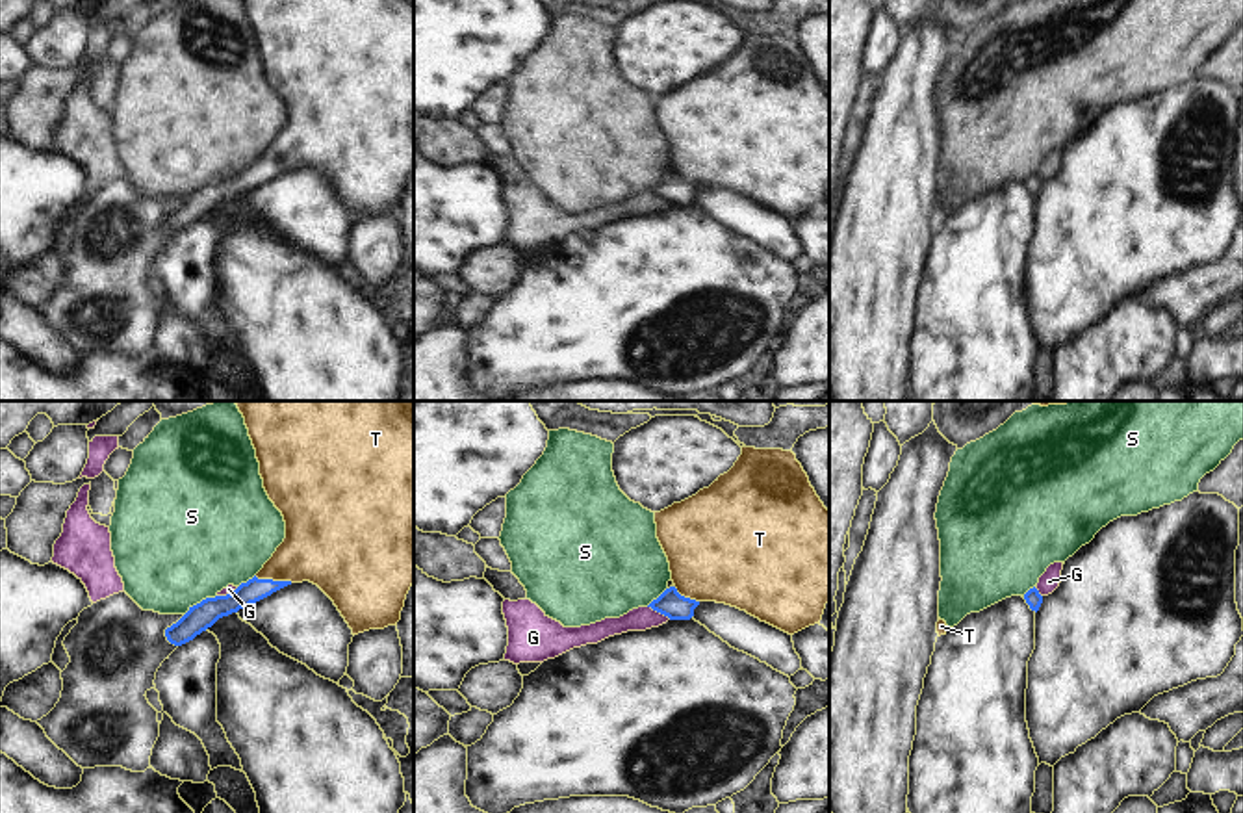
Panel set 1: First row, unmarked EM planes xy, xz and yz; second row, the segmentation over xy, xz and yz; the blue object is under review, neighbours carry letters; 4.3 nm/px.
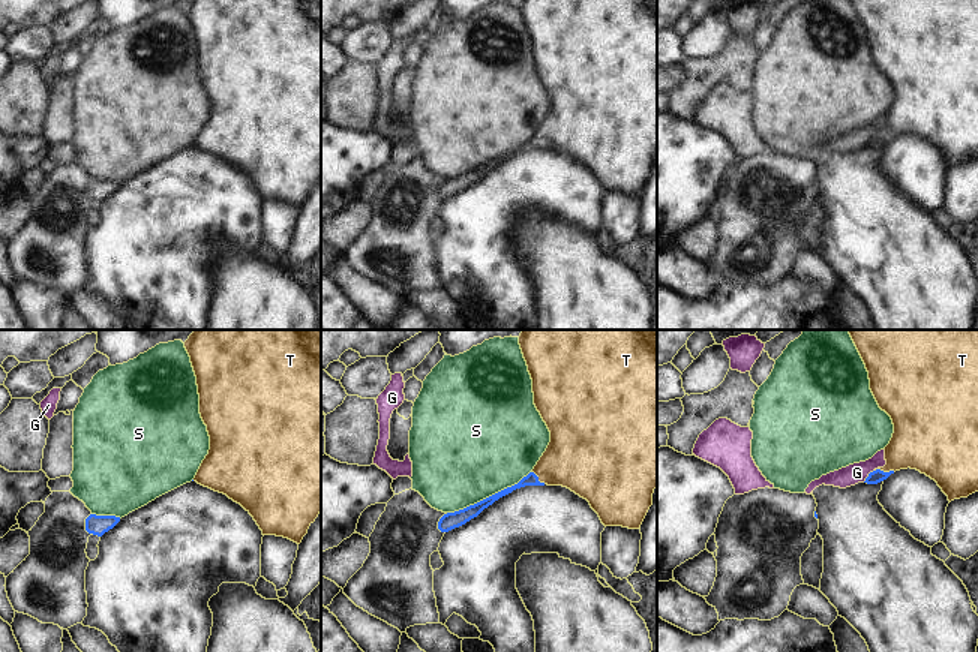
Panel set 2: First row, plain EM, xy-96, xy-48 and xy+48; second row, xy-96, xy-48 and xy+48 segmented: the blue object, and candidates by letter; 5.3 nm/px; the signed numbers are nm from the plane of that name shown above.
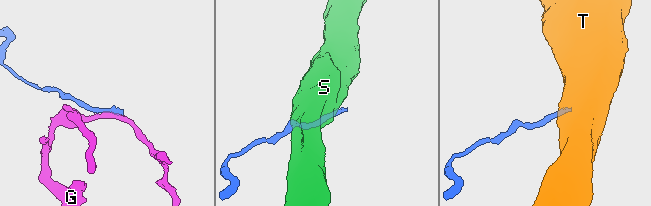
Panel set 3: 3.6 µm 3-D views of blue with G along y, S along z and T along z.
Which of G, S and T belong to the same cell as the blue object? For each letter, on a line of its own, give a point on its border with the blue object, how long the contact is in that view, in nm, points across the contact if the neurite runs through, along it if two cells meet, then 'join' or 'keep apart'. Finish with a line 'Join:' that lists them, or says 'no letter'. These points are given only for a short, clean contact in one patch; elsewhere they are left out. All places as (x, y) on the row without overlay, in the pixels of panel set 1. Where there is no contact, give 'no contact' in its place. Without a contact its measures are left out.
G: contact xz (659, 195); length 120 nm; border xz (648, 190), (670, 203); keep apart
S: contact xy (201, 186); length 170 nm; keep apart
T: contact xy (271, 164); length 170 nm; way xy (255, 173), (271, 164), (295, 143), (320, 132); join
Join: T

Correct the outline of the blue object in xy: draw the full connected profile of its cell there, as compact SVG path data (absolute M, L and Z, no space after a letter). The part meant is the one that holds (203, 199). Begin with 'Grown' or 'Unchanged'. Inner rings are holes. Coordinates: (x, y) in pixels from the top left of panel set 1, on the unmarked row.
Grown. M243 0L243 2L252 30L256 33L263 72L269 84L284 100L286 123L252 163L241 167L234 176L226 180L206 182L200 187L189 191L189 195L176 208L165 213L167 225L174 230L182 230L193 225L208 212L211 212L219 202L237 197L239 193L245 193L250 187L256 187L291 167L302 167L302 165L317 169L334 186L334 189L338 191L349 212L352 213L352 219L369 213L384 213L388 210L397 210L397 206L401 204L401 195L404 191L406 178L414 169L414 0Z

